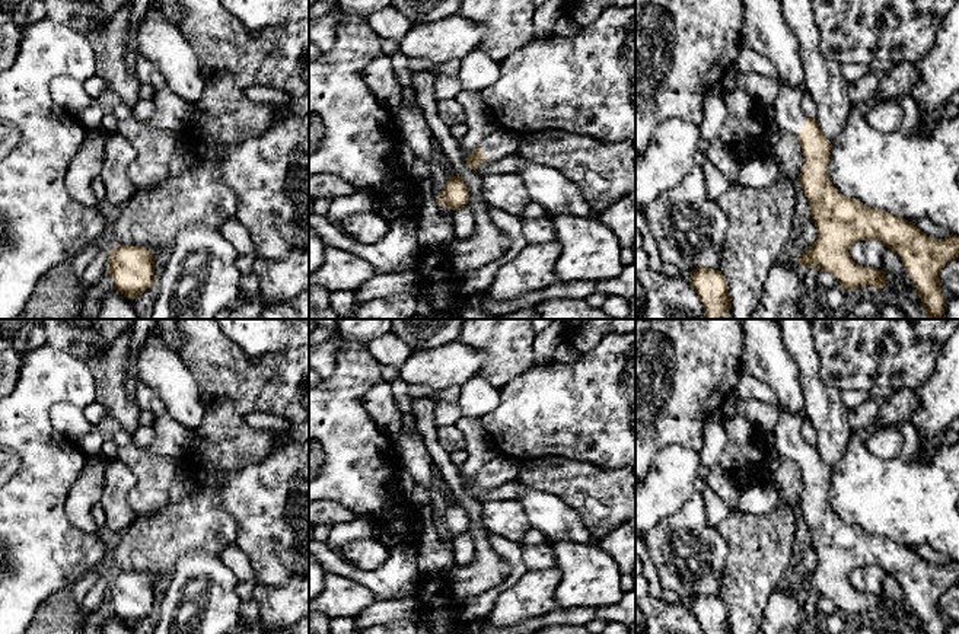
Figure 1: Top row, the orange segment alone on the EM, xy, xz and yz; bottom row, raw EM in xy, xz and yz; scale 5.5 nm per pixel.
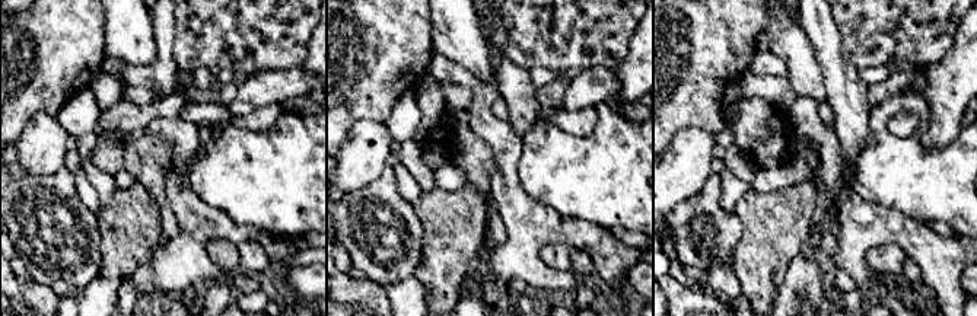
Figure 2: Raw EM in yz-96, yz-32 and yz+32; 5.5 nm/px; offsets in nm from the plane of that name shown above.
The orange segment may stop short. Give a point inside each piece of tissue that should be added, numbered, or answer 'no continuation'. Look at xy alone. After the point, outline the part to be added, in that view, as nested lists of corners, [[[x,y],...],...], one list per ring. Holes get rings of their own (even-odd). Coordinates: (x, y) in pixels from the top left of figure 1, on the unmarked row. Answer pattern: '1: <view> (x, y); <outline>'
1: xy (172, 439); [[[137,382],[134,401],[141,410],[154,414],[154,439],[149,445],[152,455],[182,459],[189,453],[194,431],[172,418],[156,392],[143,382]]]

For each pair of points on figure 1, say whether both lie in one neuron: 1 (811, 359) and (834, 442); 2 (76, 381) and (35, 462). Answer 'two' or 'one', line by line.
1: one
2: one

